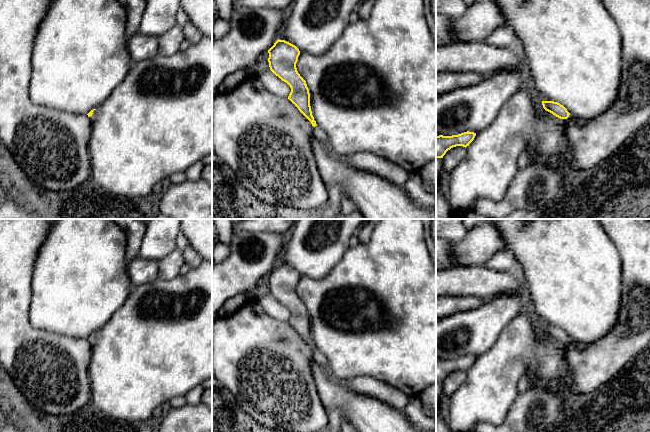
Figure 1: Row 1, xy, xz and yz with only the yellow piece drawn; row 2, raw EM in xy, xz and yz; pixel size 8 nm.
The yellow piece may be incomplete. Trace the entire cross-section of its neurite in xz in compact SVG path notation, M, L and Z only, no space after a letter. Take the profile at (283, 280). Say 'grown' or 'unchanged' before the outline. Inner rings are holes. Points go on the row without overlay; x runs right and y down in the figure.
grown; M278 263L268 274L268 277L270 294L291 312L288 323L311 346L313 360L322 366L328 374L331 374L326 357L316 348L312 339L310 317L306 305L300 300L296 292L300 279L299 273L285 264Z

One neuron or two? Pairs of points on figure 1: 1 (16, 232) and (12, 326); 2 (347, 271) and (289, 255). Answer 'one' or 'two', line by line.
1: one
2: two

